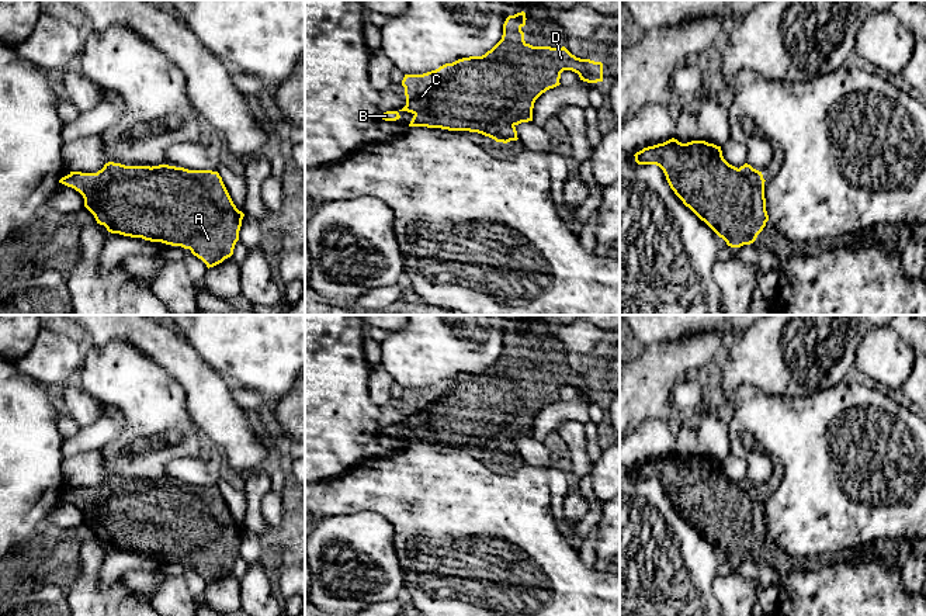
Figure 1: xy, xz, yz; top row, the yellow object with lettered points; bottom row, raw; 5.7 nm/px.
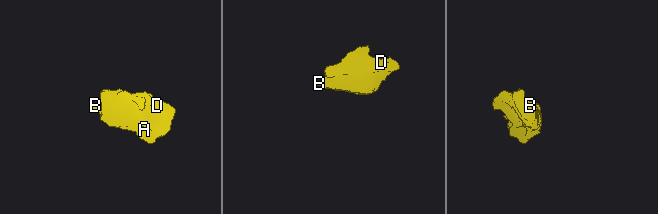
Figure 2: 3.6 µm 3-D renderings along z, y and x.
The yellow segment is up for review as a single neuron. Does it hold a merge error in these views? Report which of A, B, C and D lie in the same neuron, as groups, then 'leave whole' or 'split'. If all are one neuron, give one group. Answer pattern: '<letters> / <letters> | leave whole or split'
A B C D | leave whole

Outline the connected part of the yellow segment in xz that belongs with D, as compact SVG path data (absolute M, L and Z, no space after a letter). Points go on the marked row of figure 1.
M524 11L517 13L517 14L514 14L514 15L509 15L509 17L506 18L504 24L503 24L503 35L502 35L502 39L500 39L490 51L488 51L488 52L486 52L485 55L482 55L482 56L462 58L462 59L458 59L458 60L455 60L455 62L452 62L452 63L445 63L445 65L440 66L438 69L431 70L431 72L427 72L427 73L423 73L423 75L405 75L405 77L403 77L403 80L402 80L402 86L405 87L406 105L405 105L402 110L399 110L399 111L386 111L386 113L381 114L379 118L382 118L382 120L385 120L385 121L396 121L396 120L400 118L400 115L399 115L400 111L407 111L407 113L412 113L412 114L413 114L413 118L412 118L409 127L427 127L427 128L441 128L441 129L448 129L448 131L469 131L469 132L478 132L478 134L482 134L482 135L485 135L485 136L489 136L489 138L495 139L496 142L507 143L507 142L510 142L510 141L517 141L517 139L519 139L519 138L517 138L516 127L517 127L519 124L521 124L521 122L533 121L533 108L534 108L535 100L537 100L542 93L545 93L547 90L554 89L554 87L556 87L556 86L561 84L561 83L559 83L559 79L561 79L561 73L562 73L563 70L572 70L572 72L578 73L579 77L580 77L580 80L587 82L587 83L603 82L603 63L601 63L601 62L594 62L594 60L590 60L590 59L580 59L580 58L576 58L576 56L572 55L565 46L562 46L562 48L551 48L551 46L533 46L533 45L527 44L527 42L524 41L524 32L521 31L521 28L526 25L526 20L527 20L527 18L526 18L526 13L524 13Z

